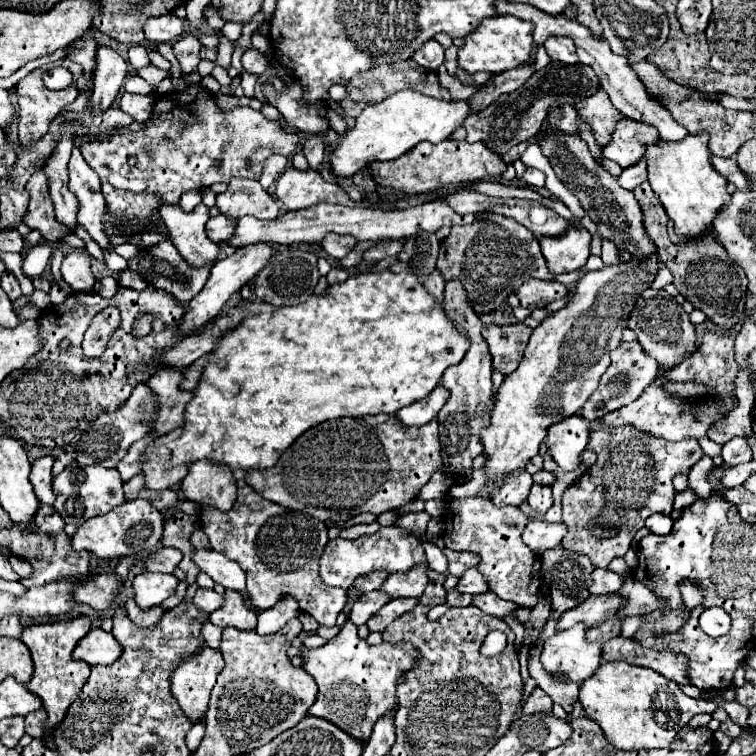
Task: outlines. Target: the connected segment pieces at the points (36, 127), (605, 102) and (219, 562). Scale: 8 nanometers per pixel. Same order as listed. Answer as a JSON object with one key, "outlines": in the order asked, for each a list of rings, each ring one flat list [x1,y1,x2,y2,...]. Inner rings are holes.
{"outlines":[[[43,69,31,71,27,77,23,77,17,85,17,97,19,97,19,143,23,147,29,147,37,143,49,129,51,121,57,117,61,107,67,103,73,103,79,95,79,89,75,85,63,89,63,91,49,91,43,81]],[[603,89,579,101,575,109,593,127,595,139,599,145,607,145,611,141,617,121,623,119,623,115,613,107,609,96]],[[205,549,195,551,193,561,199,565,199,569,201,569,203,573,207,573,207,575,209,575,217,585,221,585,223,589,241,593,243,599,245,599,245,605,247,605,249,609,257,611,257,607,255,607,253,601,249,599,249,593,247,593,247,589,245,589,245,573,243,573,243,569,241,569,235,561,227,559,225,555,217,553,217,551,213,551,213,549,211,549,211,551,205,551]]]}

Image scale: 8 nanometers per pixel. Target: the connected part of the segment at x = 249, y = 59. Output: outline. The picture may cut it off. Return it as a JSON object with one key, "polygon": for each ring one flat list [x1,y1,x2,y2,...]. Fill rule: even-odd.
{"polygon":[[253,47,243,55,241,61,243,61,243,69,251,75,257,75,257,77,261,77,269,69,269,61,259,51,255,51]]}

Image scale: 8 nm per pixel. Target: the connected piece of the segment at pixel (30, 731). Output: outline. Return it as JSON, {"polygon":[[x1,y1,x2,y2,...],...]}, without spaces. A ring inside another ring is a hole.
{"polygon":[[39,709,39,711,29,713,29,715,25,717,25,729,27,729,27,735,37,737,37,739,43,739,43,725,45,725,45,719,47,719,45,709]]}

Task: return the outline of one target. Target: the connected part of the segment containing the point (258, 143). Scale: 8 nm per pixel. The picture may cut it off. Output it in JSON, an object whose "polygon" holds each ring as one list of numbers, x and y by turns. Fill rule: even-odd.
{"polygon":[[191,85,181,93,161,95,145,125,141,131,89,141,79,147,87,165,101,179,109,213,129,223,147,219,159,221,159,201,177,205,185,191,205,191,217,181,229,183,231,177,259,179,269,155,279,153,291,157,299,143,295,133,285,133,277,121,265,119,261,111,251,107,237,107,227,113,219,111,213,95,199,85],[129,157,135,157,135,165,129,165],[247,161,251,161,251,167,247,167],[111,173,125,179,141,179,147,183,147,189,141,193,119,191,109,183]]}

